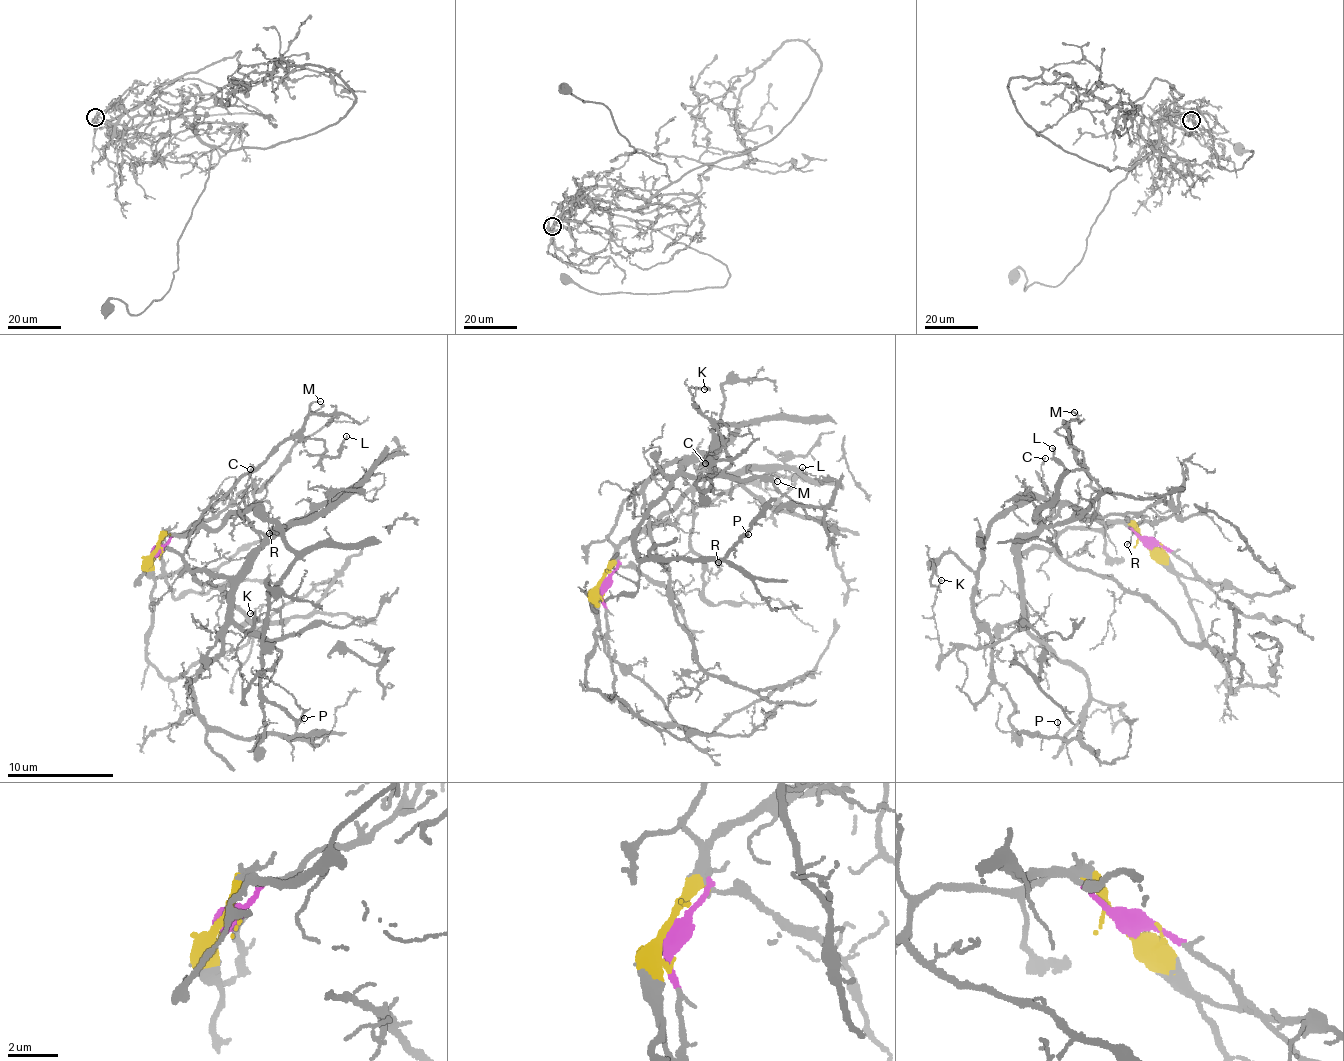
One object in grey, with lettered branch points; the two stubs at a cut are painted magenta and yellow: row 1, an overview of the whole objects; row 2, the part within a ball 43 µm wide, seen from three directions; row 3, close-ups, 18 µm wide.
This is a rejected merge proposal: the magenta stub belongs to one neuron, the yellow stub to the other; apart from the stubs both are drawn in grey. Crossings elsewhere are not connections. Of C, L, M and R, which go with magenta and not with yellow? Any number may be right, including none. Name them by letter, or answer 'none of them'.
R

